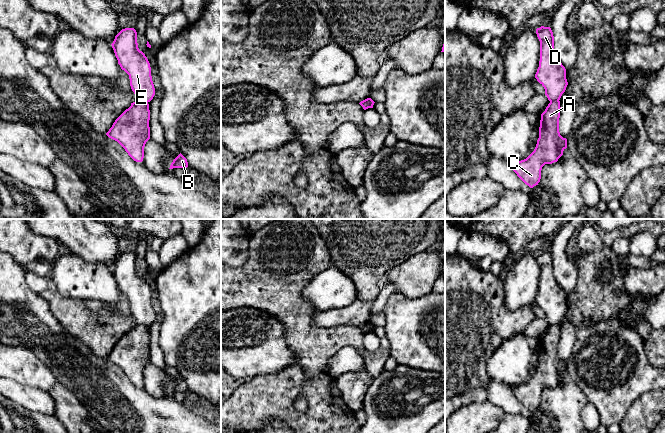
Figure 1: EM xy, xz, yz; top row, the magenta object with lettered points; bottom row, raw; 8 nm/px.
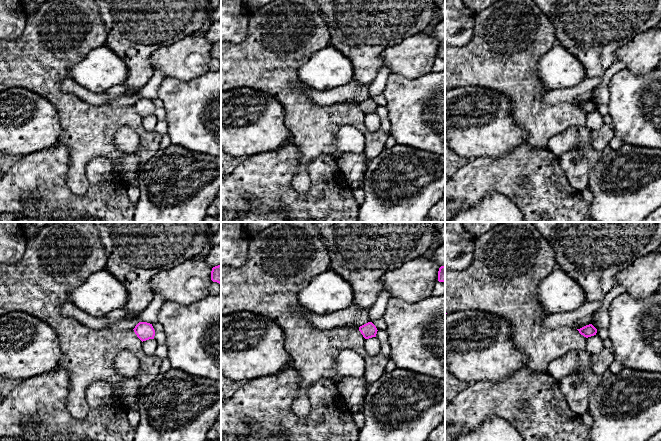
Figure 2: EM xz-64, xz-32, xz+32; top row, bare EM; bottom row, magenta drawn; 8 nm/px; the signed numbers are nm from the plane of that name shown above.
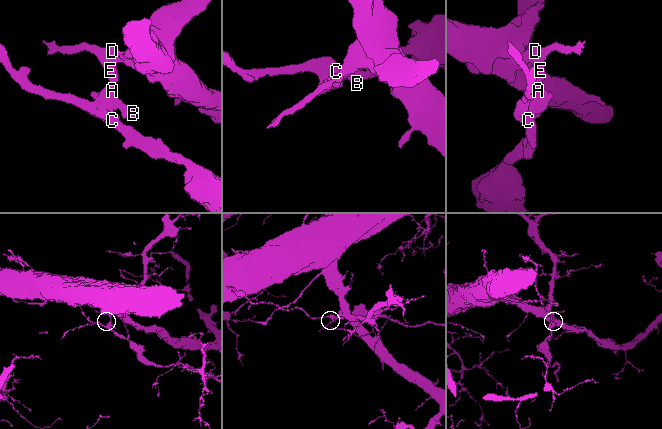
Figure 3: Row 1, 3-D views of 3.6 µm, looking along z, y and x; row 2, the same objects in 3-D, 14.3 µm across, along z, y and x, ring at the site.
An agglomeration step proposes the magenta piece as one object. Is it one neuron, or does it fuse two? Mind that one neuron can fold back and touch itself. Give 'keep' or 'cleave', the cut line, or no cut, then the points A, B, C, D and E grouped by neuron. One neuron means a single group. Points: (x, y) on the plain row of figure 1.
cleave | xy (137, 323), (144, 324), (147, 327) | A B C / D E

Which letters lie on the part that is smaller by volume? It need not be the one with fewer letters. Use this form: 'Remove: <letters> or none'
Remove: A, B, C

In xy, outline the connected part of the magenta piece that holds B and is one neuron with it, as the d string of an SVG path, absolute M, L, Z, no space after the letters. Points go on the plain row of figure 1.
M180 377L171 387L169 393L173 392L187 392L188 386L187 383Z

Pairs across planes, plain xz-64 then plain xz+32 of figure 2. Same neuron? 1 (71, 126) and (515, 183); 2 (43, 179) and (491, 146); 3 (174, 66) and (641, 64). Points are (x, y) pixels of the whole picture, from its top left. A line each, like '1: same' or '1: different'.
1: different
2: different
3: same

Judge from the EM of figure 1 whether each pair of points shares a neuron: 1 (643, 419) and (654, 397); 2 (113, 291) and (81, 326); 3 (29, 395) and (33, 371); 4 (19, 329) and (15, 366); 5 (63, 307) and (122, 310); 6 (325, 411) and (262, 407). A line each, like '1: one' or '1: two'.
1: one
2: two
3: two
4: two
5: one
6: one

